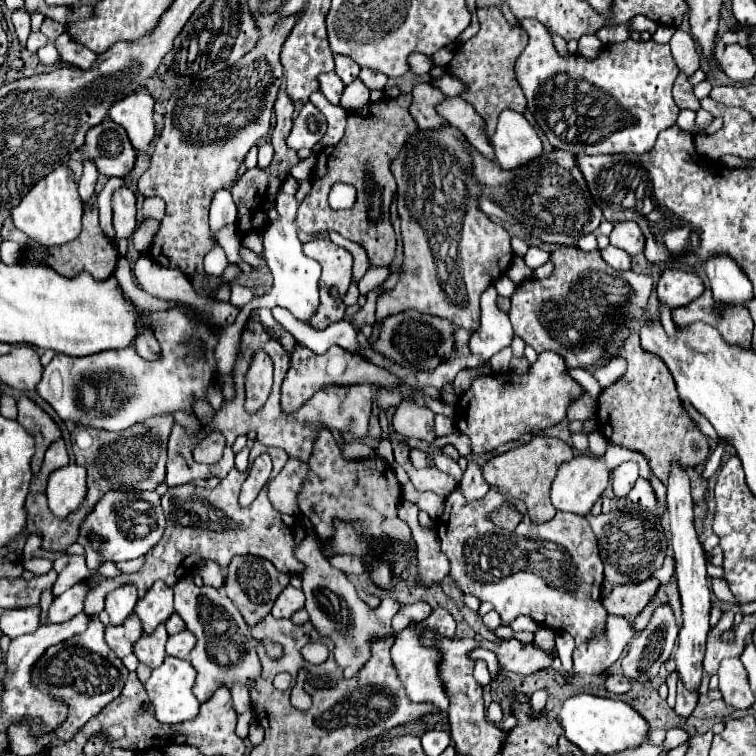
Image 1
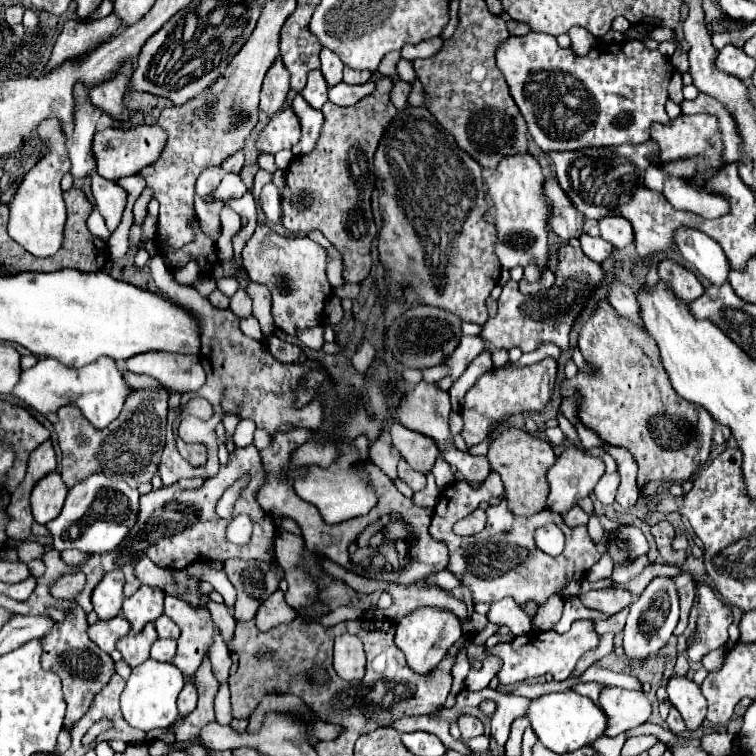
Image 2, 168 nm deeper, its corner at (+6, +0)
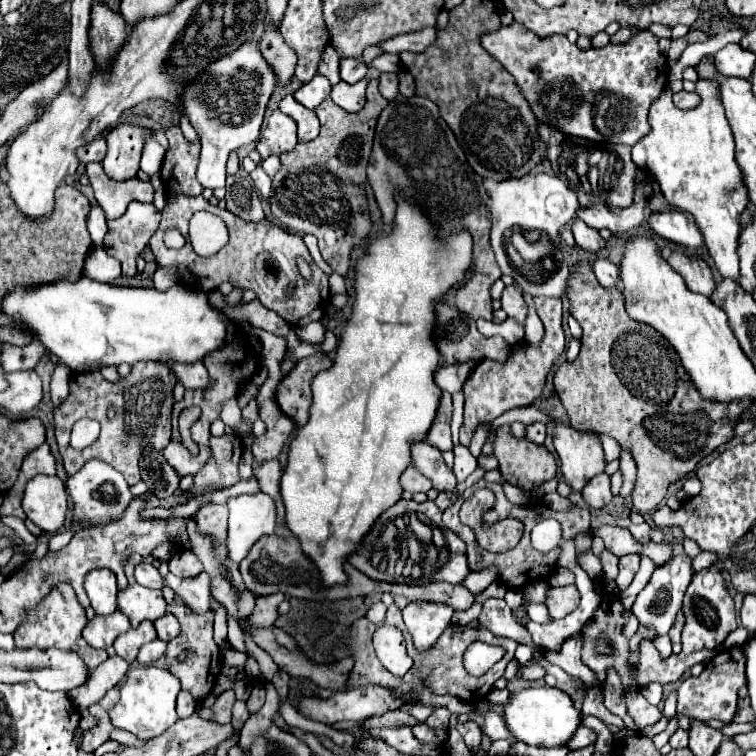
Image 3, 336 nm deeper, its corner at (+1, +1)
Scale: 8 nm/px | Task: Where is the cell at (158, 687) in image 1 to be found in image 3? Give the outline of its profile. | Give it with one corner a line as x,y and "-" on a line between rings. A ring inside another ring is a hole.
133,665
127,673
125,683
119,689
119,701
109,711
111,725
115,729
133,733
141,741
157,737
179,719
175,713
175,697
179,689
179,679
171,675
167,669
159,669
153,665

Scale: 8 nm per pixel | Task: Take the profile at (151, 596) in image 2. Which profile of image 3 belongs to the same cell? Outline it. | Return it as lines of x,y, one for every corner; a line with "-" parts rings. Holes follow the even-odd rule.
131,583
127,589
117,593
117,607
129,617
131,627
137,627
145,619
155,621
167,613
163,593
137,583

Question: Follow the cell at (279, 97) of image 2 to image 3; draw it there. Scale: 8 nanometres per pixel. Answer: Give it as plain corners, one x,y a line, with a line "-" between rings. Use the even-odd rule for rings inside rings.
267,27
263,37
259,39
259,49
263,53
263,57
267,59
267,63
275,69
277,73
277,83
287,83
293,77
293,69
295,69
295,61
297,55
291,47
287,47
287,43
283,41
281,33
275,27

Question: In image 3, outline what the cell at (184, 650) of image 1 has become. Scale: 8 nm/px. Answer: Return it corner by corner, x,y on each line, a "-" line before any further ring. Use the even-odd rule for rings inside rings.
155,639
155,641
151,641
151,643
145,643
145,645
139,649
137,663
141,663
141,665
151,665
153,661
157,661
157,659
163,657
165,649
167,649
167,643
165,643
165,641
159,641
159,639

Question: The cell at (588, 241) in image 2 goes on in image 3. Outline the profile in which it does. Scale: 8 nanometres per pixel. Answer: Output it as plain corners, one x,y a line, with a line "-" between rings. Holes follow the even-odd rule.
575,219
573,221
573,227
571,227
571,233
575,237
575,243
581,247
581,249
587,249
587,251
599,251
601,247
605,247
605,241
601,239
599,231
587,227
583,221

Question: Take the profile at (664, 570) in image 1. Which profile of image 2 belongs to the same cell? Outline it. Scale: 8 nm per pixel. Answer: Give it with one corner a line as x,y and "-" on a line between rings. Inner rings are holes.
642,556
642,558
636,558
630,566
614,566
612,578
614,578
614,580
632,580
632,578
636,578
648,564
650,564
648,556

